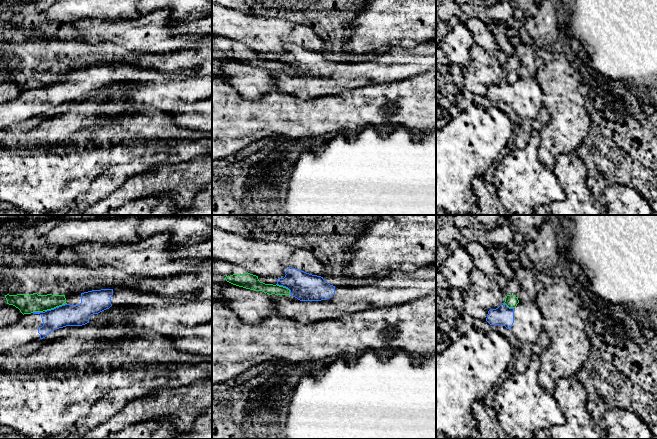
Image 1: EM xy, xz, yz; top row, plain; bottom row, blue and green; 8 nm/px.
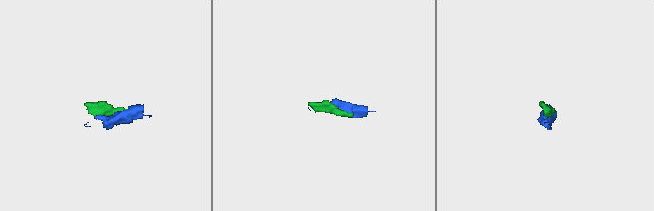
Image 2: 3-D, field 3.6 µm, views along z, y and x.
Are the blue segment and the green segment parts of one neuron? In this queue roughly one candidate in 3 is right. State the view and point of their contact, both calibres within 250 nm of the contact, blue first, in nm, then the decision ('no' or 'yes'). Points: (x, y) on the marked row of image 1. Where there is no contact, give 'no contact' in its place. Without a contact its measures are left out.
meets blue in xy at (56, 307); 180 nm thick on the blue side, 160 nm on the other; no

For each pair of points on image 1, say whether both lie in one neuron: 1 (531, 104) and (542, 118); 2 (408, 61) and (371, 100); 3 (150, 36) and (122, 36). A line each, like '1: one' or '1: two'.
1: two
2: two
3: one

